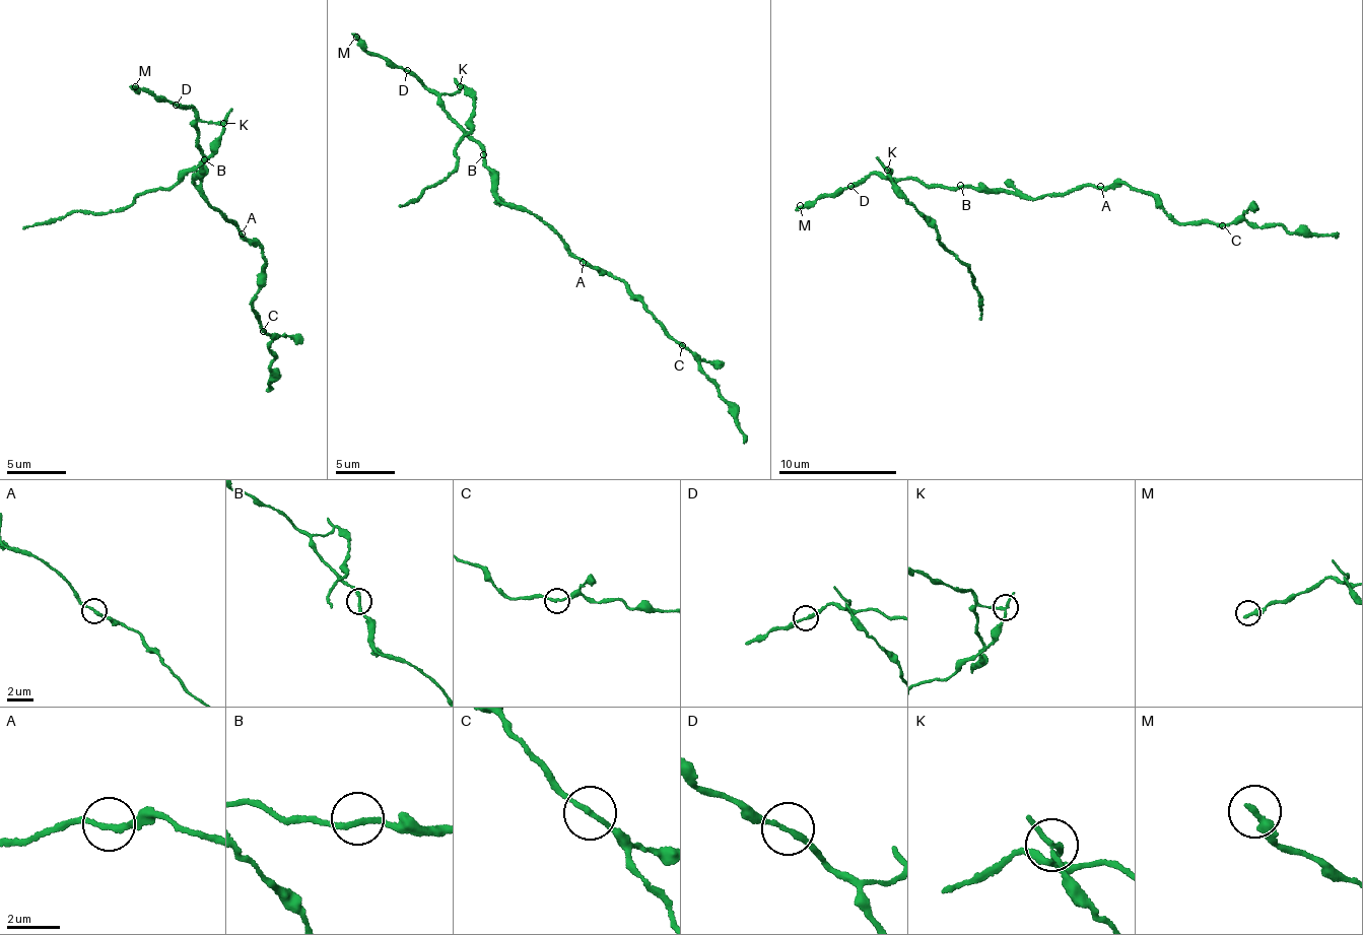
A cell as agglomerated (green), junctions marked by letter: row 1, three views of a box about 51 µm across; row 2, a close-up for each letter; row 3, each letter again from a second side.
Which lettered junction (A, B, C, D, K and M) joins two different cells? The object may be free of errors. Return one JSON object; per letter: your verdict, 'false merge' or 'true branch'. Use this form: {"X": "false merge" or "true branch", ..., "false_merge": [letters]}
{"A": "true branch", "B": "true branch", "C": "true branch", "D": "true branch", "K": "false merge", "M": "true branch", "false_merge": ["K"]}

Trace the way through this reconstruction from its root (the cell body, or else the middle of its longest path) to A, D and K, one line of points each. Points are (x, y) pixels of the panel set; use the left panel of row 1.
A: (193, 177), (197, 188), (208, 197), (210, 206), (236, 222), (242, 234)
D: (193, 177), (204, 170), (202, 163), (206, 161), (199, 142), (198, 124), (192, 109), (176, 105)
K: (193, 177), (204, 170), (202, 163), (206, 161), (196, 121), (222, 122)

